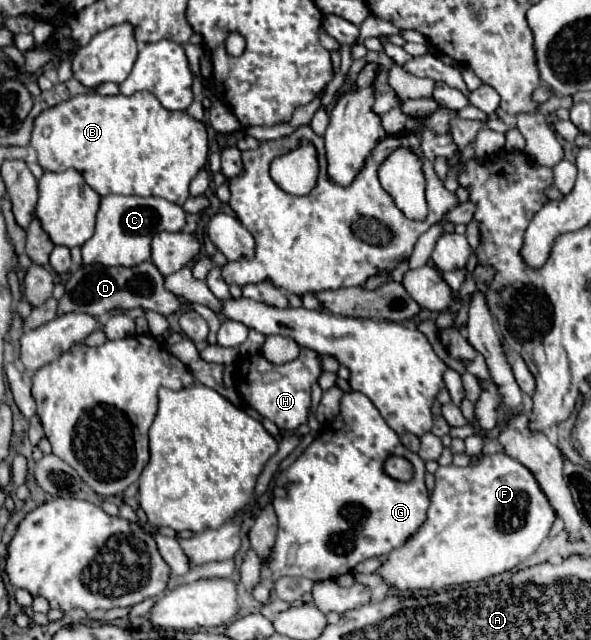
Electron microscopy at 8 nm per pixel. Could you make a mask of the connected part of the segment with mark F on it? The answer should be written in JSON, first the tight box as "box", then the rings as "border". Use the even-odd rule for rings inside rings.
{"box":[377,452,557,592],"border":[[[505,452],[483,454],[465,468],[455,464],[439,466],[435,472],[435,488],[429,498],[431,506],[425,524],[403,546],[391,550],[387,560],[377,568],[377,574],[383,578],[383,582],[401,592],[438,592],[455,584],[479,582],[489,576],[513,570],[519,562],[529,558],[549,536],[549,528],[557,518],[533,474]]]}

